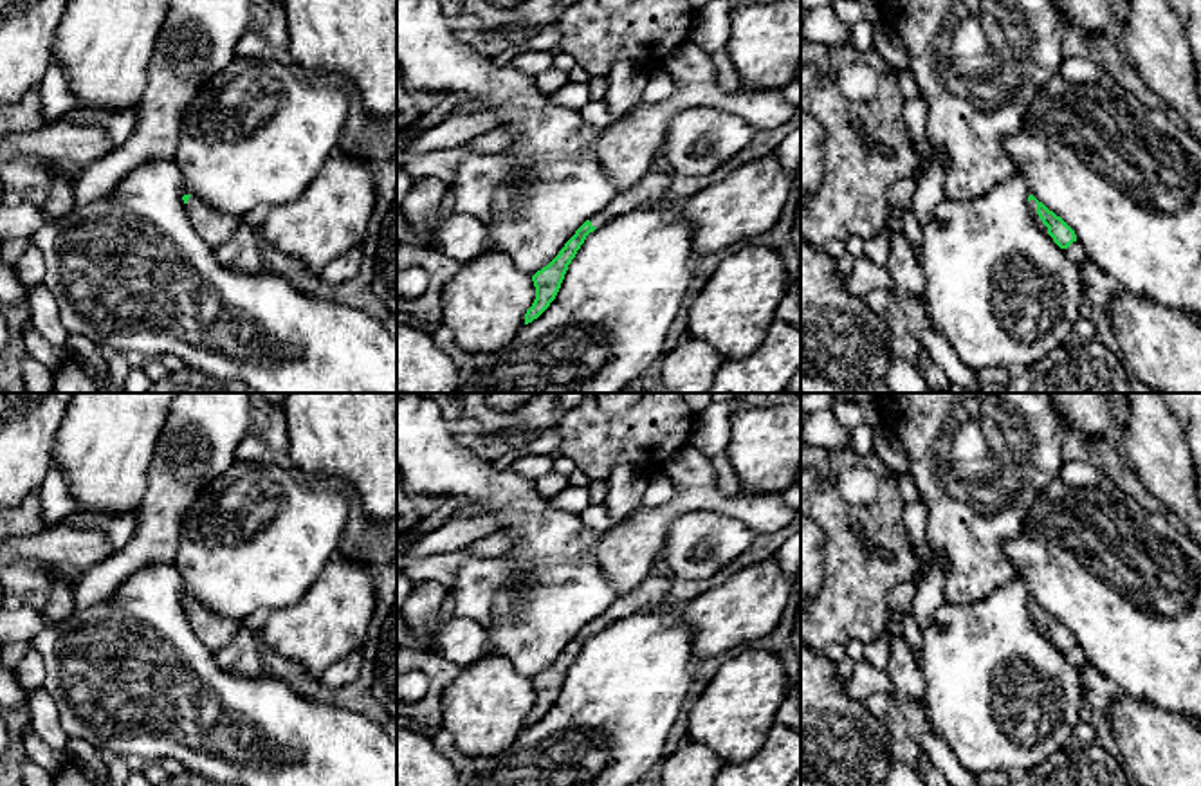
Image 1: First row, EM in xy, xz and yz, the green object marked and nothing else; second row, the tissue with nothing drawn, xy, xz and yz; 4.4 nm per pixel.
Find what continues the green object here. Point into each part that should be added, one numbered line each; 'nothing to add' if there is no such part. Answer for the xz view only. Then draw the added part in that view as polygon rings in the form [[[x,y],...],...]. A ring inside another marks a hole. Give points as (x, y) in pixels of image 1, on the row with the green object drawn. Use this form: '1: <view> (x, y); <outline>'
1: xz (651, 186); [[[662,141],[653,169],[626,191],[615,193],[611,202],[599,215],[590,218],[591,225],[600,227],[619,215],[651,206],[665,195],[673,175],[673,166],[665,155],[665,142]]]

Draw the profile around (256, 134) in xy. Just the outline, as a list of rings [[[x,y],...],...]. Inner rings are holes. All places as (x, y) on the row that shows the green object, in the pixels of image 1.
[[[272,56],[236,58],[182,112],[175,162],[182,186],[224,215],[296,200],[335,151],[348,119],[343,88],[308,83]]]

